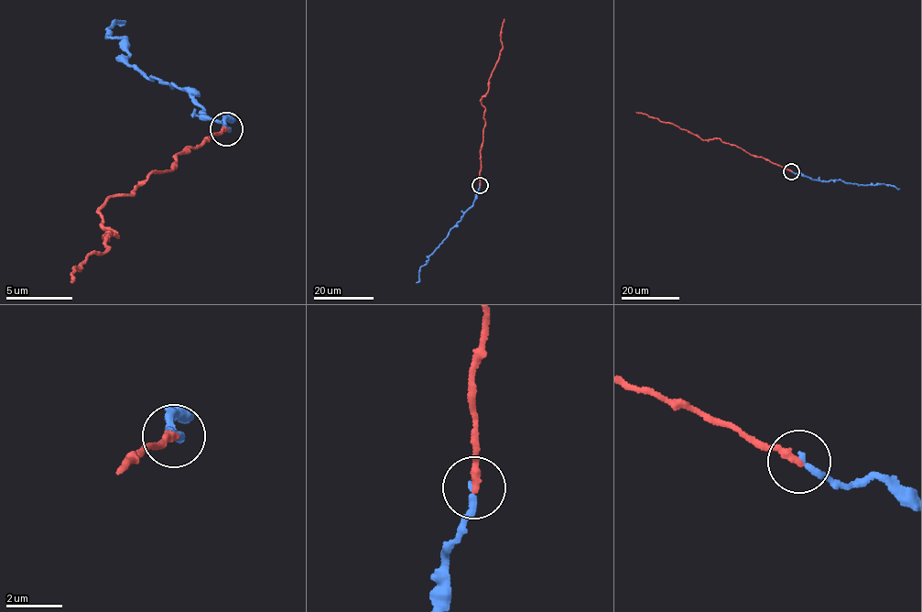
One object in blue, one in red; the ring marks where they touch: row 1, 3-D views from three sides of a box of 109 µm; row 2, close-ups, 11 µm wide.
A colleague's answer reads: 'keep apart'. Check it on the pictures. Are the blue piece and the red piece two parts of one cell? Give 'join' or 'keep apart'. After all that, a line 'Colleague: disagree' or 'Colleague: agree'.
join
Colleague: disagree

